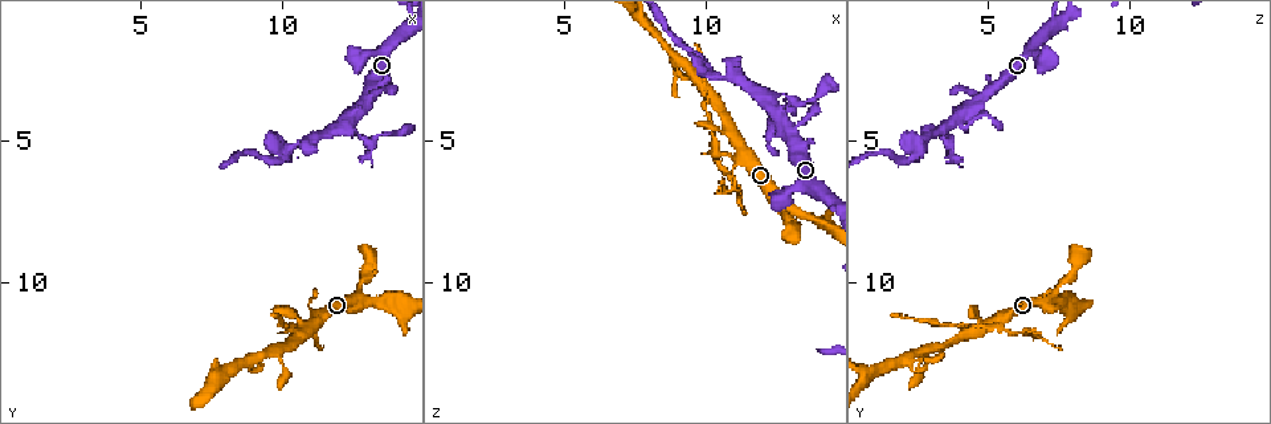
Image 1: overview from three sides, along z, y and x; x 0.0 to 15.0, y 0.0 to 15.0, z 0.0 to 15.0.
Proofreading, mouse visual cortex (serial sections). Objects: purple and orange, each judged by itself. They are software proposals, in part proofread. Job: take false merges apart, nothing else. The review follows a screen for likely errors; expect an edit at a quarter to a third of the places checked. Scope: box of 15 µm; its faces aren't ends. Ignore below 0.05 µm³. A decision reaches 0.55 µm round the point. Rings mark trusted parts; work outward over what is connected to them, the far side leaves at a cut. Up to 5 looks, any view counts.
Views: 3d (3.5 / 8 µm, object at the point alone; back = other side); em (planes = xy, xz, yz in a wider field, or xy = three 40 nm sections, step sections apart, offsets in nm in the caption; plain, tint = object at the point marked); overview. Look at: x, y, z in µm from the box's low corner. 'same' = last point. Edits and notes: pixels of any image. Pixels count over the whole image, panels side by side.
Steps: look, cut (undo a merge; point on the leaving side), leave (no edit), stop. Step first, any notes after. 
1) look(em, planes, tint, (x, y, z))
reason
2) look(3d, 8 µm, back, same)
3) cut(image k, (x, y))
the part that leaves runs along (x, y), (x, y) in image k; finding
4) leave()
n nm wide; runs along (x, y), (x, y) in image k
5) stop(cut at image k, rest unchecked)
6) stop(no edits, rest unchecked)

look(3d, 8 µm, (10.6, 11.7, 5.5))

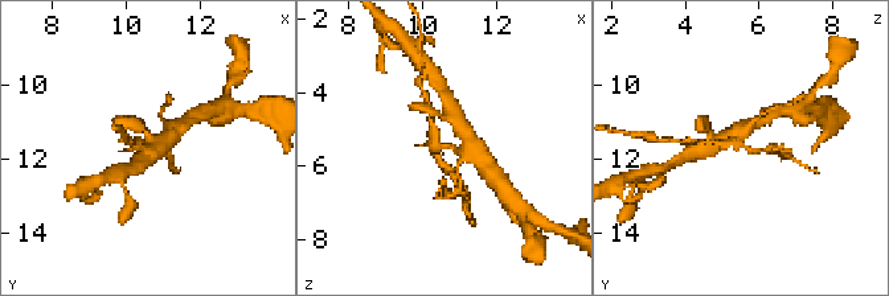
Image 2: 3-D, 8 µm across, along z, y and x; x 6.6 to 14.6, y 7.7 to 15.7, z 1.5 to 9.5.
look(em, planes, tint, (10.5, 11.6, 5.5))

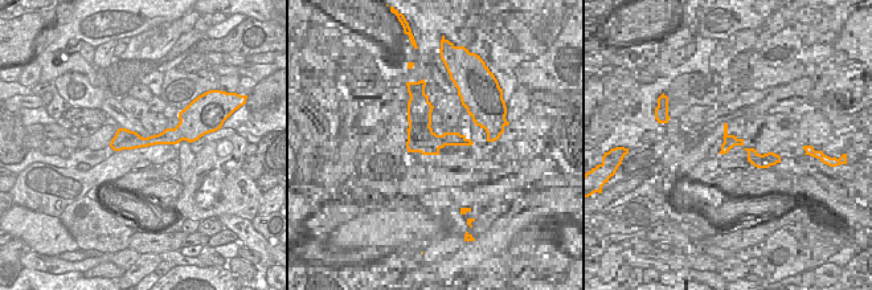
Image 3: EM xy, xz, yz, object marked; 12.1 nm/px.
cut(image 2, (449, 171))
a second cell is stuck on

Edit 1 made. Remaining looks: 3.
look(3d, 3.5 µm, (10.2, 5.3, 2.6))
a fork

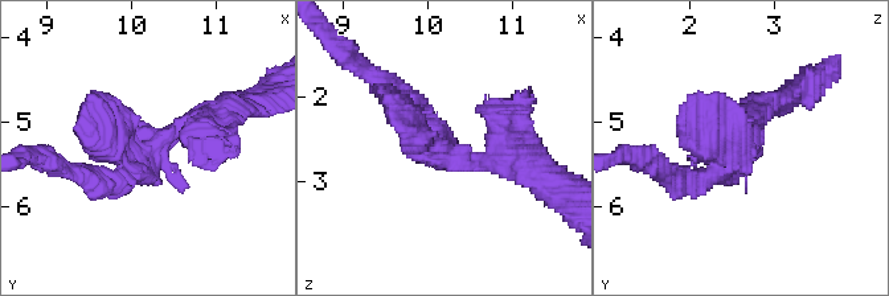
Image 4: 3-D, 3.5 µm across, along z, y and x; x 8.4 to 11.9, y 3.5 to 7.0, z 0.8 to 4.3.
look(em, planes, tint, (10.15, 5.35, 2.65))

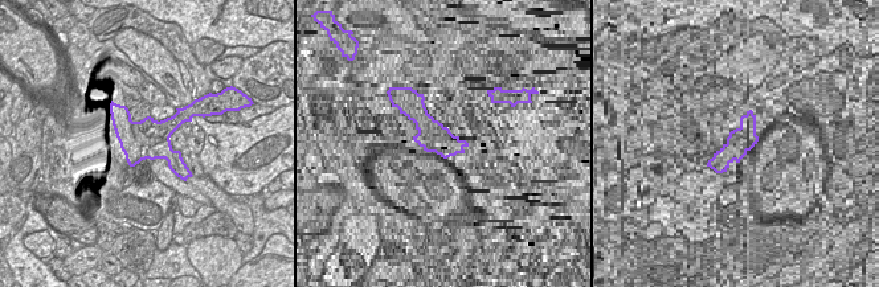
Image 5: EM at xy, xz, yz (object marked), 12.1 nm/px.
cut(image 4, (94, 180))
480 nm wide; the part that leaves runs along (143, 160), (111, 184), (58, 168) in image 4; two cells meet here

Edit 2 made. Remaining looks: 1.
stop(cut at image 2, cut at image 4, rest unchecked)

